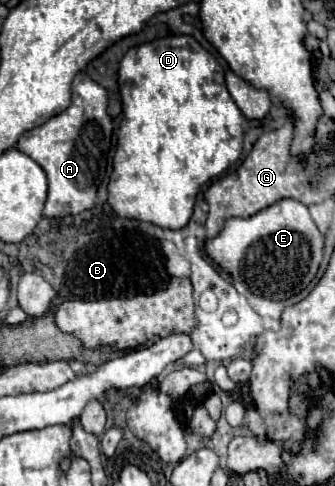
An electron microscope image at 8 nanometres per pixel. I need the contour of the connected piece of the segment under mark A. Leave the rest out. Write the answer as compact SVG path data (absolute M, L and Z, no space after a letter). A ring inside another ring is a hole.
M79 72L75 76L71 90L73 90L71 106L65 112L53 116L43 126L29 130L17 142L17 150L27 154L29 158L33 158L47 174L49 192L47 192L45 208L43 208L45 218L75 216L85 210L91 210L95 206L99 184L105 176L105 166L107 166L107 156L109 156L109 146L111 146L111 132L113 132L113 122L107 114L107 92L97 82L93 82L85 72Z

